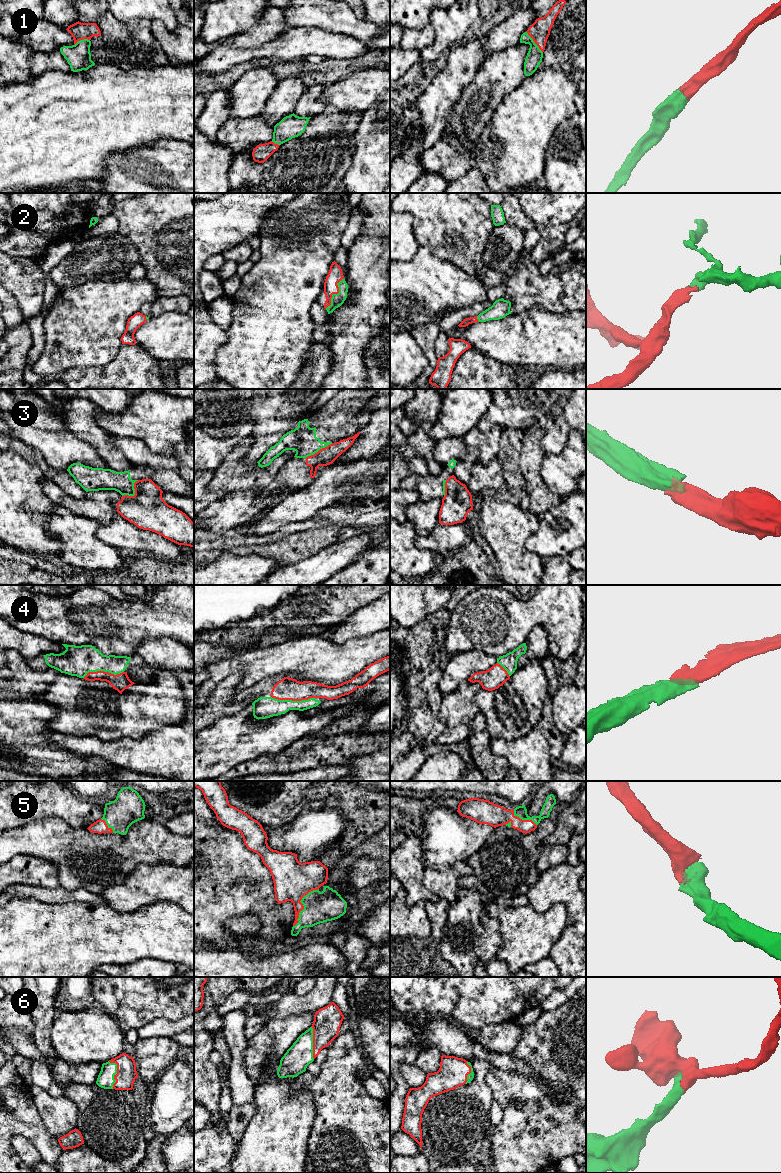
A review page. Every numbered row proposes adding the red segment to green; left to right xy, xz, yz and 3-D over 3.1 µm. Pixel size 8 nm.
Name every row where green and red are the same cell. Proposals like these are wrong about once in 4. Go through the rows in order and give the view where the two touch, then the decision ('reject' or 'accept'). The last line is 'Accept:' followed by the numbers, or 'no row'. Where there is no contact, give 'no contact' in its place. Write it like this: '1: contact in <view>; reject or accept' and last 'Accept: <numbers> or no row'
1: contact in yz; accept
2: contact in xz; accept
3: contact in xy; reject
4: contact in xz; accept
5: contact in xz; accept
6: contact in xy; accept
Accept: 1, 2, 4, 5, 6

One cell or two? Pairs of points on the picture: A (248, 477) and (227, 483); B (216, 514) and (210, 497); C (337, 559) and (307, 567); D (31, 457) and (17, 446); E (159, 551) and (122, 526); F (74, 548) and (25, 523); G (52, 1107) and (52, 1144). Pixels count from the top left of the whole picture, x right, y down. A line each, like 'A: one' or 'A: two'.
A: one
B: two
C: one
D: one
E: one
F: two
G: two

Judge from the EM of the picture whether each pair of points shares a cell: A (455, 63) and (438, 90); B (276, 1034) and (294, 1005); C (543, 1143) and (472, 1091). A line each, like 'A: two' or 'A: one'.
A: one
B: two
C: two

